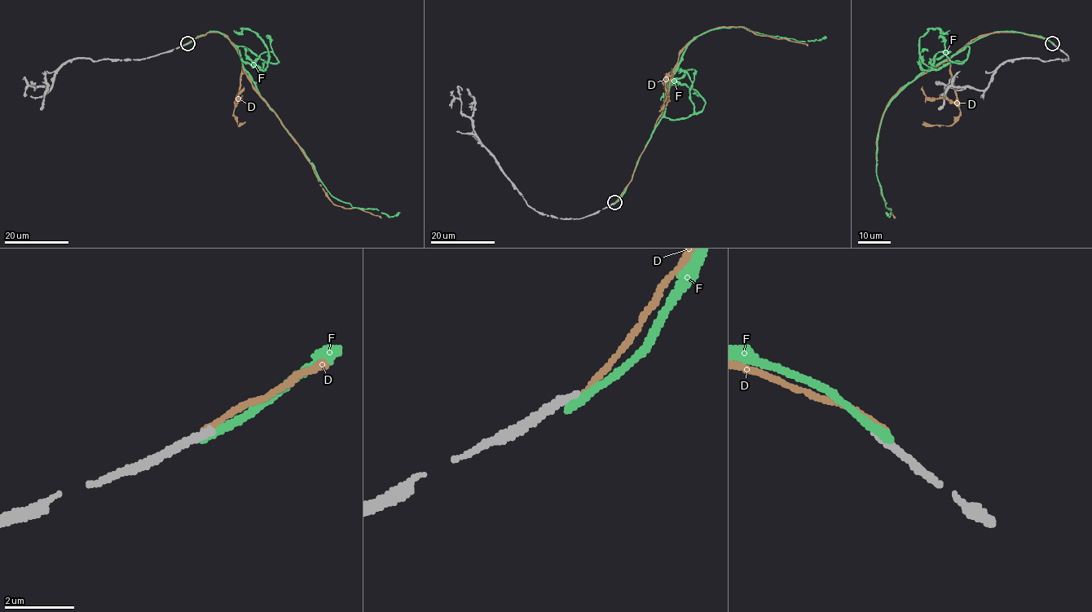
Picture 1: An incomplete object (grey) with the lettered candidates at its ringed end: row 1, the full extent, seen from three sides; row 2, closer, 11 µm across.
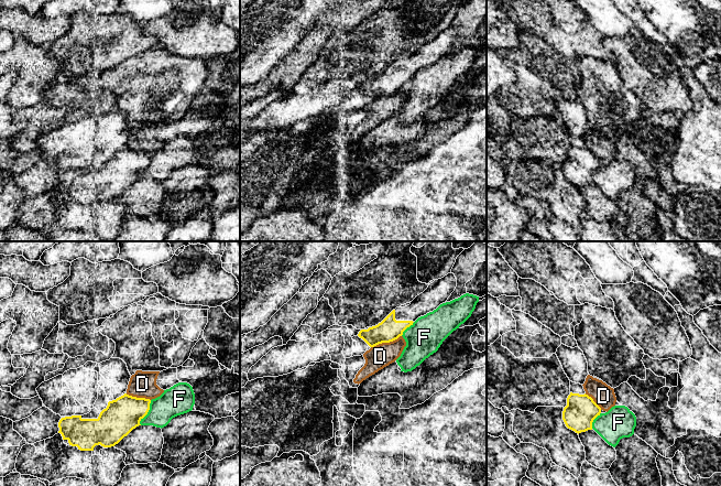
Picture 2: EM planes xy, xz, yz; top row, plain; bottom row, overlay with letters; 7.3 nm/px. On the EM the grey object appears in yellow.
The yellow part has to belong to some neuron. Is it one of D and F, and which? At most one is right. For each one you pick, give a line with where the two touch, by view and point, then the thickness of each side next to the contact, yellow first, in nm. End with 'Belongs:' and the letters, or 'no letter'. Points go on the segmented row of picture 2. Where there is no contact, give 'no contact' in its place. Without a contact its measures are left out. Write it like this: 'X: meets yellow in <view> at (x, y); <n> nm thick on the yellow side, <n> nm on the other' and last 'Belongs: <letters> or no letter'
Belongs: no letter

